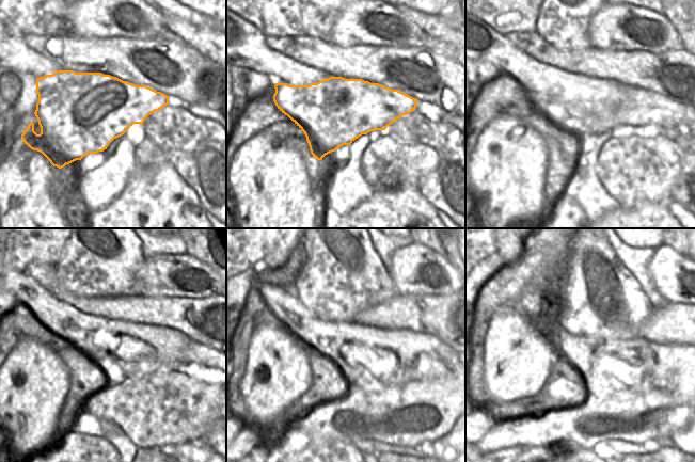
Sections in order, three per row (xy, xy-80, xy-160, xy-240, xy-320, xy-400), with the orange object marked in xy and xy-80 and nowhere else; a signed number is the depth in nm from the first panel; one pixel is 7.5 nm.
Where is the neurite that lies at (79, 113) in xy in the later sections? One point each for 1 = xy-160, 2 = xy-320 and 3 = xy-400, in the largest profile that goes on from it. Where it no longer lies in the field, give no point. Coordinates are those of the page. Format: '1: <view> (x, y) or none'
1: xy-160 (636, 107)
2: none
3: none

